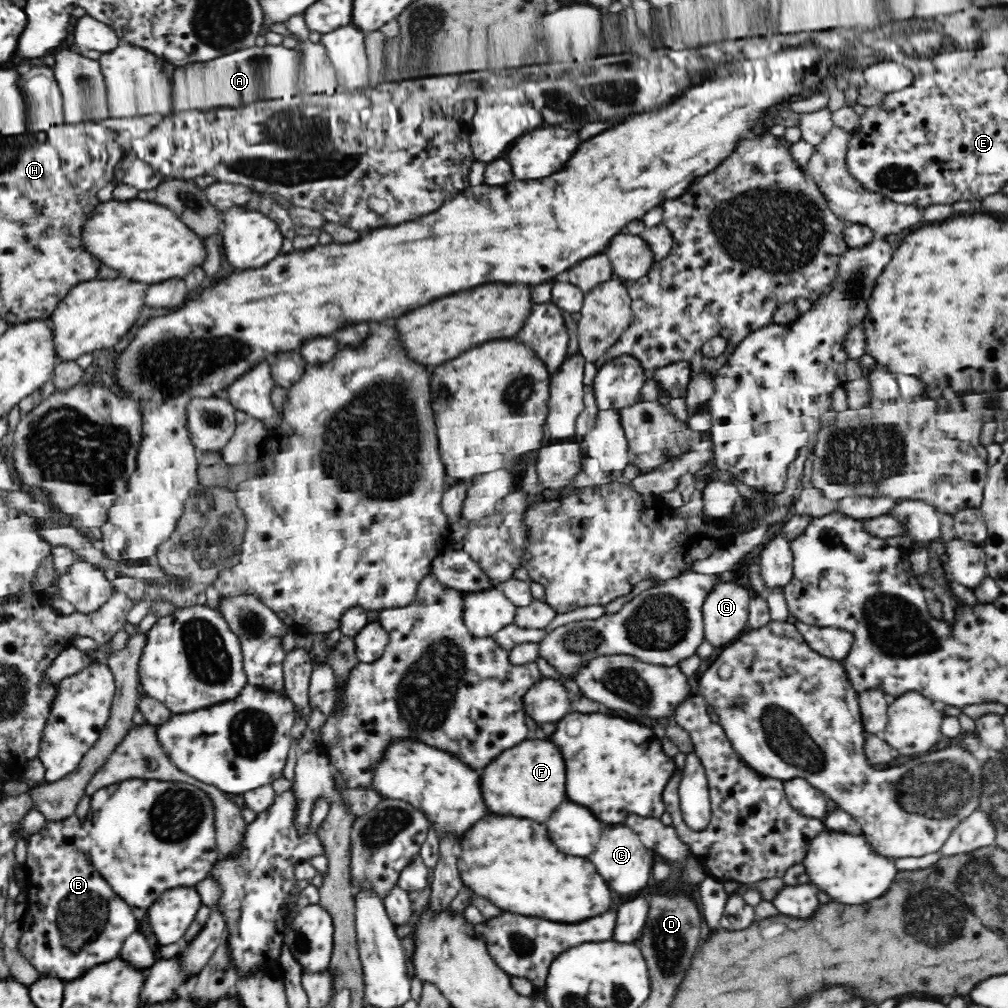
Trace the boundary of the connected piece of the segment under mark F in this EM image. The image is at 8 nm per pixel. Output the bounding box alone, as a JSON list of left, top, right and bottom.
[481,738,566,822]

